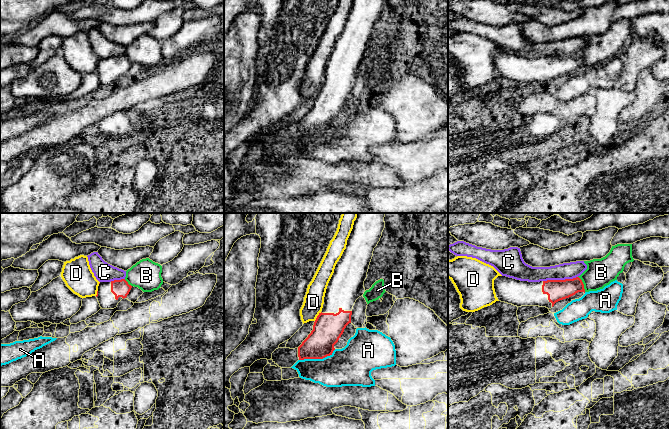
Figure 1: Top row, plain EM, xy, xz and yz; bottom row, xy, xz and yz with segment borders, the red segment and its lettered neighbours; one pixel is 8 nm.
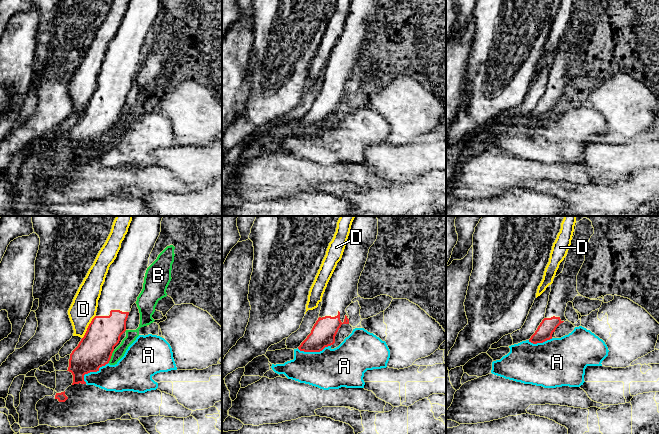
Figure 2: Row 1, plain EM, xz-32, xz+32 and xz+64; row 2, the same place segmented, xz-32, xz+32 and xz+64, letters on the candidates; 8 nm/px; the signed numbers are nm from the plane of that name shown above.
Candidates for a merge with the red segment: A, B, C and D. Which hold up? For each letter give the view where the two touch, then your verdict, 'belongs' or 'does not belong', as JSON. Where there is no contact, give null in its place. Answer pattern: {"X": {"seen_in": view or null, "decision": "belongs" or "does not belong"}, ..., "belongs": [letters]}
{"A": {"seen_in": "xz", "decision": "does not belong"}, "B": {"seen_in": "yz", "decision": "does not belong"}, "C": {"seen_in": "yz", "decision": "does not belong"}, "D": {"seen_in": "xz", "decision": "does not belong"}, "belongs": []}

